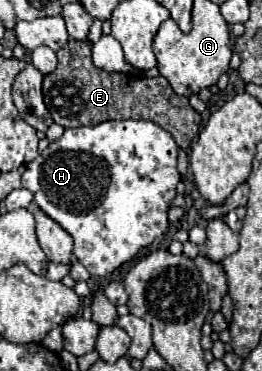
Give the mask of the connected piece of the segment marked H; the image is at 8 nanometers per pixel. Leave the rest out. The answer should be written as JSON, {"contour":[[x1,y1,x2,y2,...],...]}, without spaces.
{"contour":[[109,120,87,128,67,128,59,140,51,142,49,148,25,166,23,188,33,194,35,204,47,216,73,236,73,254,89,274,107,276,165,234,169,226,167,210,181,180,177,152,179,146,171,134,149,120]]}

